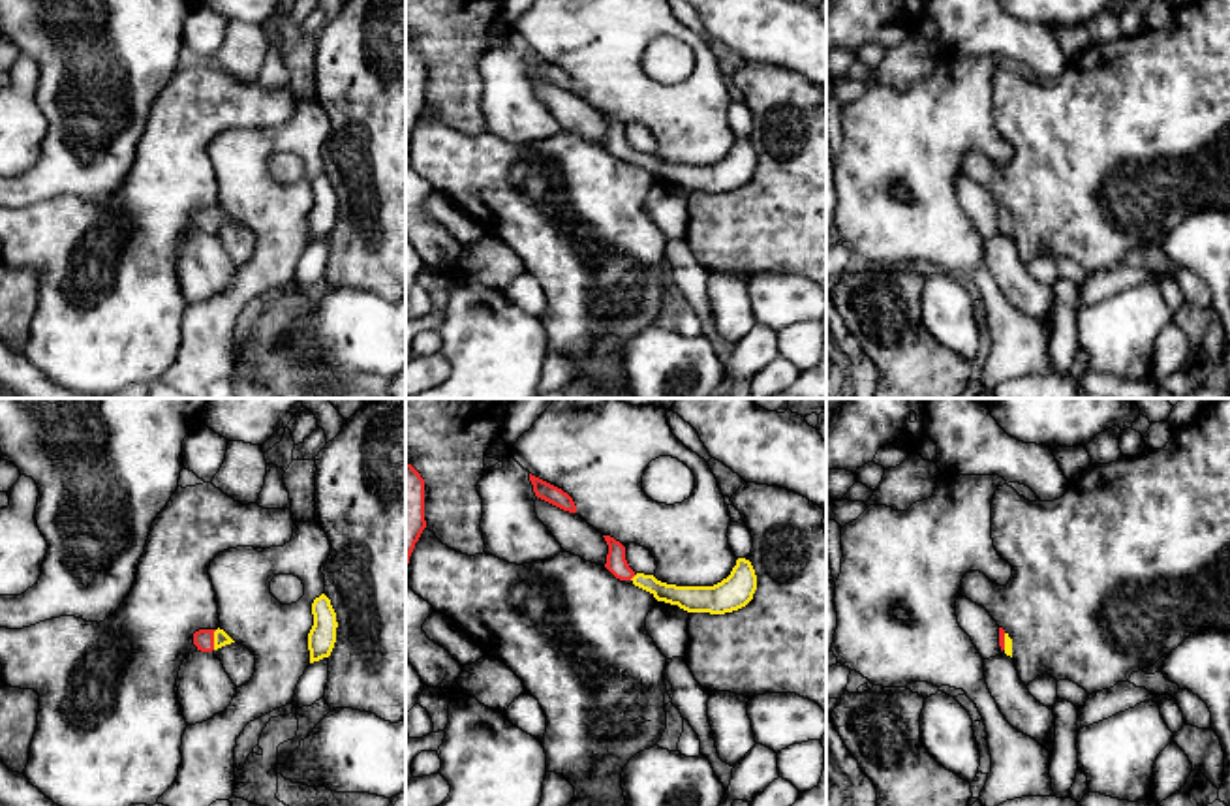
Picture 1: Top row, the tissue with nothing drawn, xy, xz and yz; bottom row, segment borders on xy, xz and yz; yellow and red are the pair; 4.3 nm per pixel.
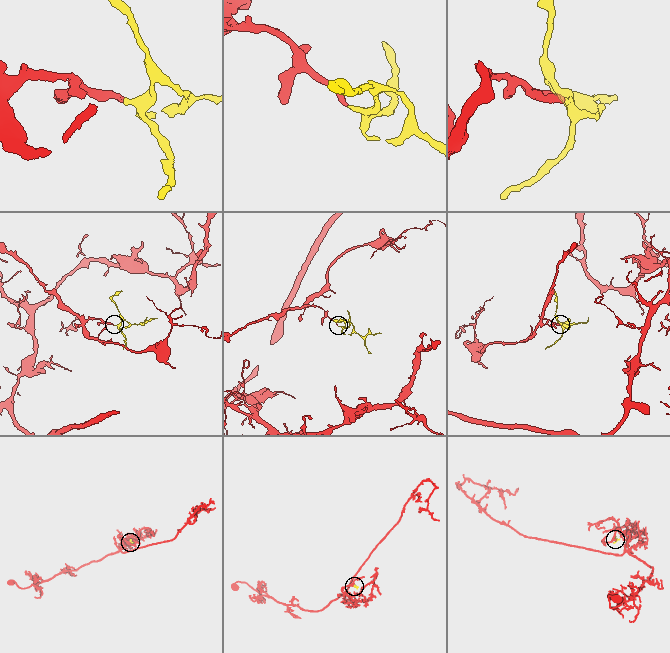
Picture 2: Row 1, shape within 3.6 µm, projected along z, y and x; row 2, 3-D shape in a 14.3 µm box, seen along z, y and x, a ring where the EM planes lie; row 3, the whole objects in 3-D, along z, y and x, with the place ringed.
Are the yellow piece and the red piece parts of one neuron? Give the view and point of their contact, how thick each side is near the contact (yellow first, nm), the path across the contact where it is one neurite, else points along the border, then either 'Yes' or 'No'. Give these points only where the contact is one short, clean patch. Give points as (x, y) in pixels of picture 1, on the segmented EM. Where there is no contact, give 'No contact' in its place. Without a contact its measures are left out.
Touches yellow at xy (215, 639). Thickness 60 nm (yellow) against 90 nm. Path across: xy (220, 637), (215, 639), (203, 639). Yes

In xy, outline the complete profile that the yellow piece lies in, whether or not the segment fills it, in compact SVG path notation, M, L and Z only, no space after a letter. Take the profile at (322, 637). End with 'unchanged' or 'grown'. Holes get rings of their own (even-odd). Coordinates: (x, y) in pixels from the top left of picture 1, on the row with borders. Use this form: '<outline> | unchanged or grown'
M321 594L312 603L314 626L308 633L310 663L329 658L336 643L336 612L331 599Z | unchanged

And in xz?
M610 535L605 567L620 581L650 592L657 601L678 605L687 612L725 614L746 607L757 590L757 575L749 560L738 558L730 575L714 586L676 586L653 575L635 573L625 560L625 547Z | grown

